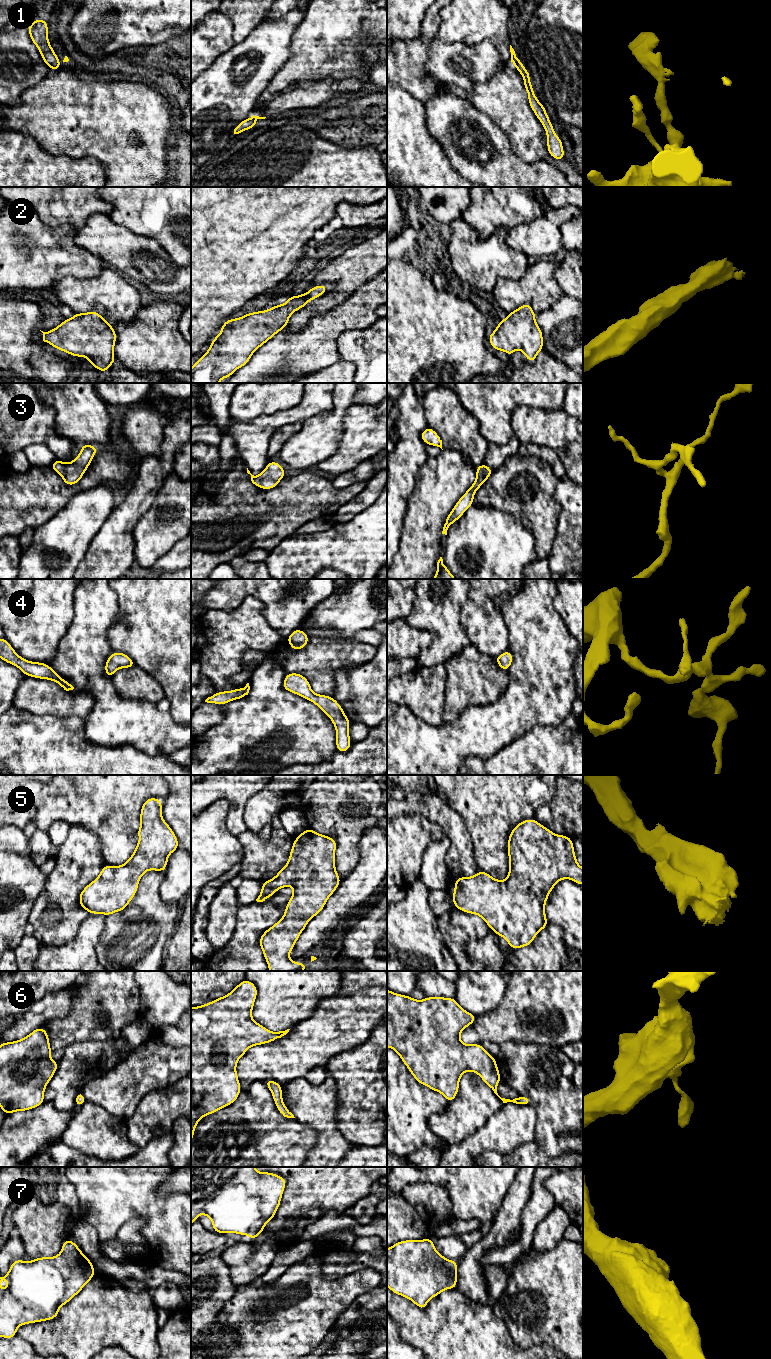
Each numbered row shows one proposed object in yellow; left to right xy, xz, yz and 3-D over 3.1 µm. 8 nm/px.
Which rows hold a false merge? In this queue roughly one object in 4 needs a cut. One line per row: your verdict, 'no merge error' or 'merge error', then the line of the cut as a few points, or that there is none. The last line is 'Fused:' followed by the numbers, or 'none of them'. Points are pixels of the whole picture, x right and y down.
1: no merge error; cut none
2: no merge error; cut none
3: no merge error; cut none
4: no merge error; cut none
5: no merge error; cut none
6: no merge error; cut none
7: no merge error; cut none
Fused: none of them

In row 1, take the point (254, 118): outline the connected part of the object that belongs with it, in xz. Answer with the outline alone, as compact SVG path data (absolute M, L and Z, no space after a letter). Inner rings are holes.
M251 116L246 120L241 121L232 131L231 136L235 137L240 133L244 132L245 130L249 130L250 128L257 127L256 121L258 119L265 119L266 117L259 117L259 116Z

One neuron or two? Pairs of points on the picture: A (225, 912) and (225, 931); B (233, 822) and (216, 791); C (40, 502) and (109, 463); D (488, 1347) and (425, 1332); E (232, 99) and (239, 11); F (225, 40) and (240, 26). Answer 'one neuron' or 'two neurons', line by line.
A: one neuron
B: one neuron
C: one neuron
D: one neuron
E: two neurons
F: two neurons

